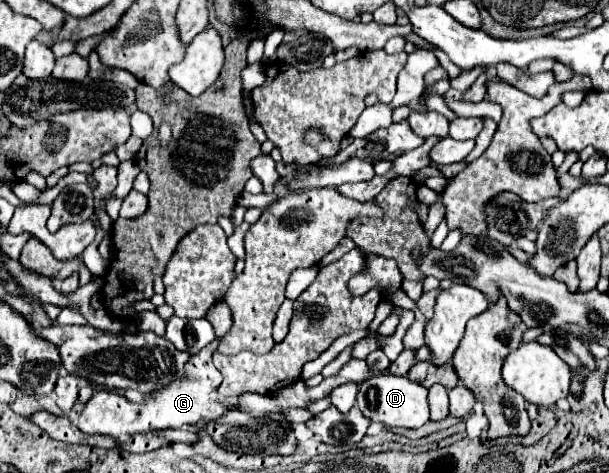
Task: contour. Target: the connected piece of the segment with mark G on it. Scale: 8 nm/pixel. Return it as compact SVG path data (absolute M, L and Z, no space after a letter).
M216 338L208 348L202 348L198 354L190 358L190 362L186 364L188 380L174 380L170 386L160 390L160 396L148 398L144 406L134 404L116 392L106 392L106 390L94 392L94 396L86 402L80 414L80 422L78 422L80 430L84 434L106 434L122 440L124 436L136 434L136 432L182 428L186 424L196 424L198 420L204 420L204 422L218 420L228 410L220 400L214 398L214 392L222 382L222 374L214 366L212 354L218 350L220 342L222 338Z

